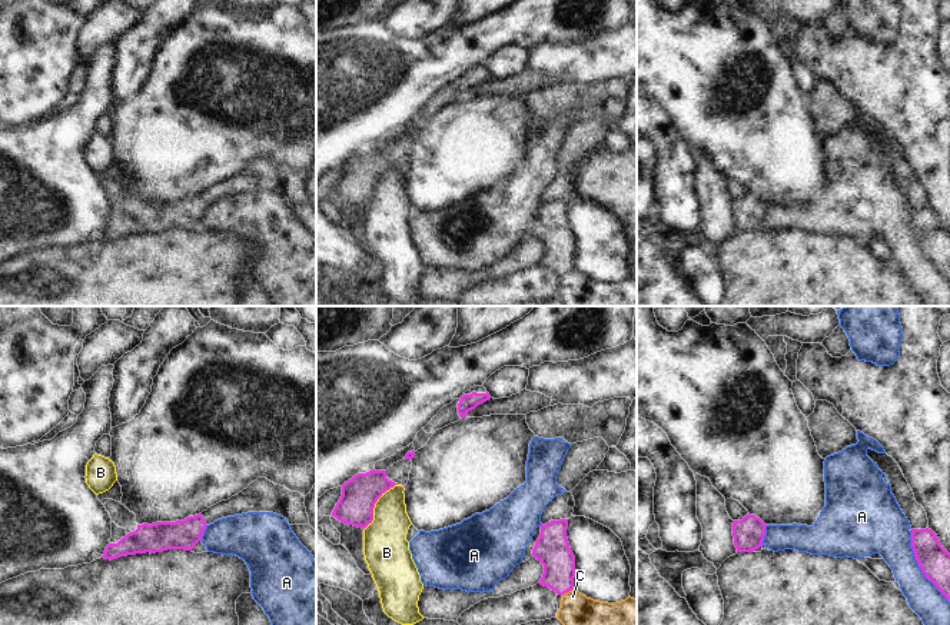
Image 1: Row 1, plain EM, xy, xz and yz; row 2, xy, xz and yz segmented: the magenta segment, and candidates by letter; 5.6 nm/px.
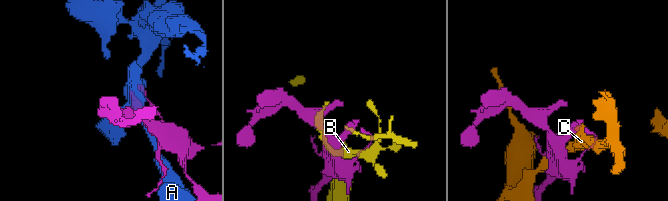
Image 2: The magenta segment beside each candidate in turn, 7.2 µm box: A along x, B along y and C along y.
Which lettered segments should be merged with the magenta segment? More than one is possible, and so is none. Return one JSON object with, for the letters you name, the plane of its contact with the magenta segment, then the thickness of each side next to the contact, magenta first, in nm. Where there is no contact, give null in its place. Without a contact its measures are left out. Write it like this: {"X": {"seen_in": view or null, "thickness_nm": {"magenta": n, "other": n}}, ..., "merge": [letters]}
{"merge": []}

